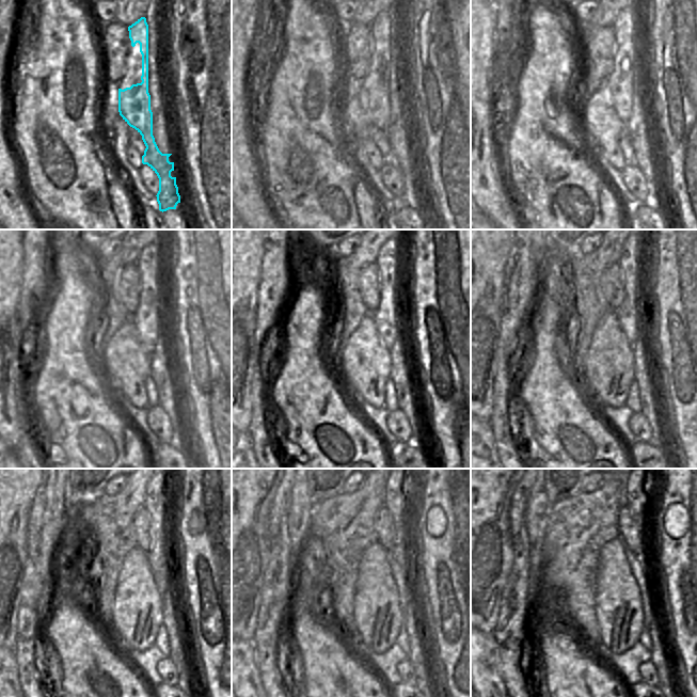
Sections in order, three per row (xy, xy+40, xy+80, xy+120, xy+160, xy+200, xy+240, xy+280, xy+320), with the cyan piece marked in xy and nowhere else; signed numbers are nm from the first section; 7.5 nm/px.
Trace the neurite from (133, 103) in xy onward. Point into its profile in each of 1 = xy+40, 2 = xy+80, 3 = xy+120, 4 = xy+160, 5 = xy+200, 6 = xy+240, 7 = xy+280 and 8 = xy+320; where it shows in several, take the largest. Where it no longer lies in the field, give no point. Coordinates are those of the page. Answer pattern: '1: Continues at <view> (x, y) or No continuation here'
1: Continues at xy+40 (375, 99)
2: Continues at xy+80 (626, 26)
3: Continues at xy+120 (148, 327)
4: Continues at xy+160 (387, 260)
5: Continues at xy+200 (631, 314)
6: Continues at xy+240 (155, 499)
7: Continues at xy+280 (396, 501)
8: Continues at xy+320 (637, 490)

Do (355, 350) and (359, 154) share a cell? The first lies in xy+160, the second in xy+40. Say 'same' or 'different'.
different

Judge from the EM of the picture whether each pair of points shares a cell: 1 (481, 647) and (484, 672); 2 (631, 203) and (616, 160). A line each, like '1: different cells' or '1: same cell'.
1: same cell
2: different cells

